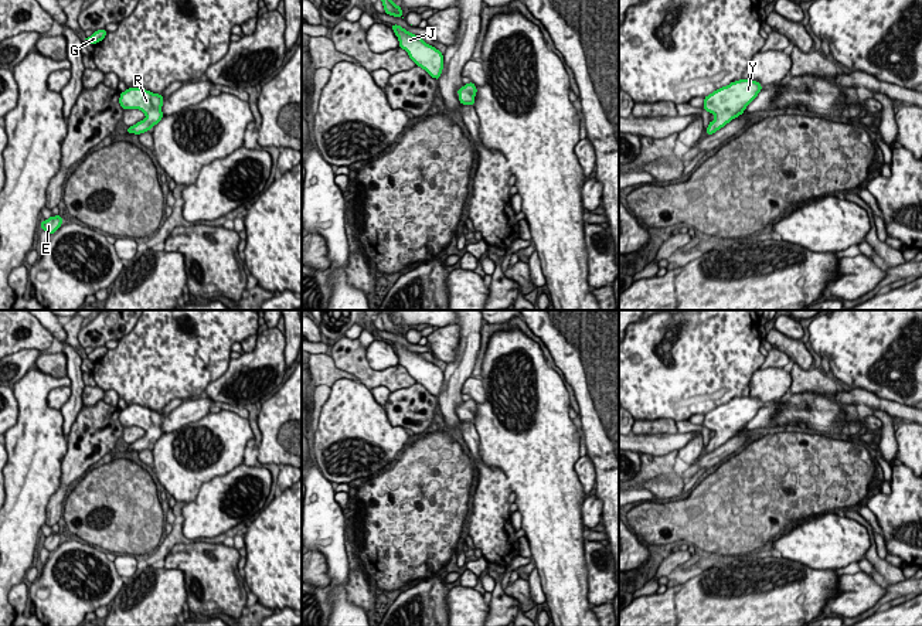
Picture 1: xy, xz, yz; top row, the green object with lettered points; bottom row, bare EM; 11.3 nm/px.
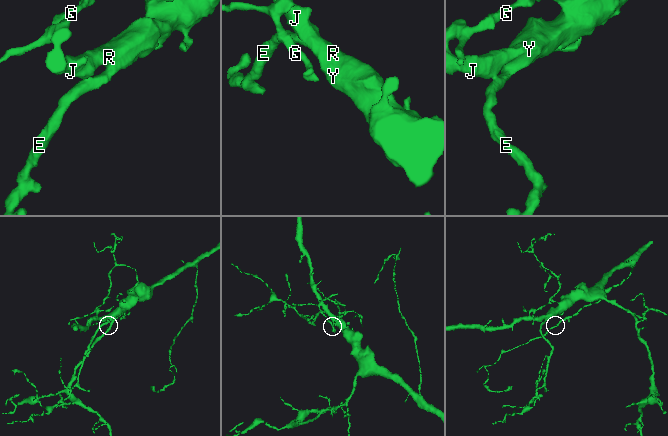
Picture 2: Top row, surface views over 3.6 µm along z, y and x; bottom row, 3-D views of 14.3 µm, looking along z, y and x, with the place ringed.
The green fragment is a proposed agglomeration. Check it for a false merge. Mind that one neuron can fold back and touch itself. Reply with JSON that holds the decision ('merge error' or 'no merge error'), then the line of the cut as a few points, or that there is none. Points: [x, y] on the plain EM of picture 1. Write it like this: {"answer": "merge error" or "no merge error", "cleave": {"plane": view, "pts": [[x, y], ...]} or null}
{"answer": "no merge error", "cleave": null}

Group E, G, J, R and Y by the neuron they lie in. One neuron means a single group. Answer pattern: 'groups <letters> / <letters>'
groups E G J R Y

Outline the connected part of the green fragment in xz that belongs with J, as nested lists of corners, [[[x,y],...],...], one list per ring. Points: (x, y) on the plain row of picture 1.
[[[391,341],[399,358],[399,365],[405,367],[416,384],[425,387],[436,398],[443,387],[443,371],[426,361],[421,353],[415,353],[398,341]]]

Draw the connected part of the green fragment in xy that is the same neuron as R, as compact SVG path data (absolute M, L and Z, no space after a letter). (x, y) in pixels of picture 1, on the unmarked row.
M127 405L125 409L120 409L119 421L123 428L139 426L146 432L144 438L126 445L126 450L142 452L152 448L163 436L163 419L164 415L160 411L153 411L142 405Z

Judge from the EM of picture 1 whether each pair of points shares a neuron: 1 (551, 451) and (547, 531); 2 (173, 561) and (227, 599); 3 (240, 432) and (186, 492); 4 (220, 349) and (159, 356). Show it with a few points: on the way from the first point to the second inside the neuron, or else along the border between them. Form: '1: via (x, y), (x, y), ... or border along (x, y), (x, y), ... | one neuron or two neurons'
1: via (548, 470), (548, 511) | one neuron
2: via (186, 561), (214, 587) | one neuron
3: via (227, 448), (221, 461), (200, 476) | one neuron
4: via (204, 349), (174, 350) | one neuron

